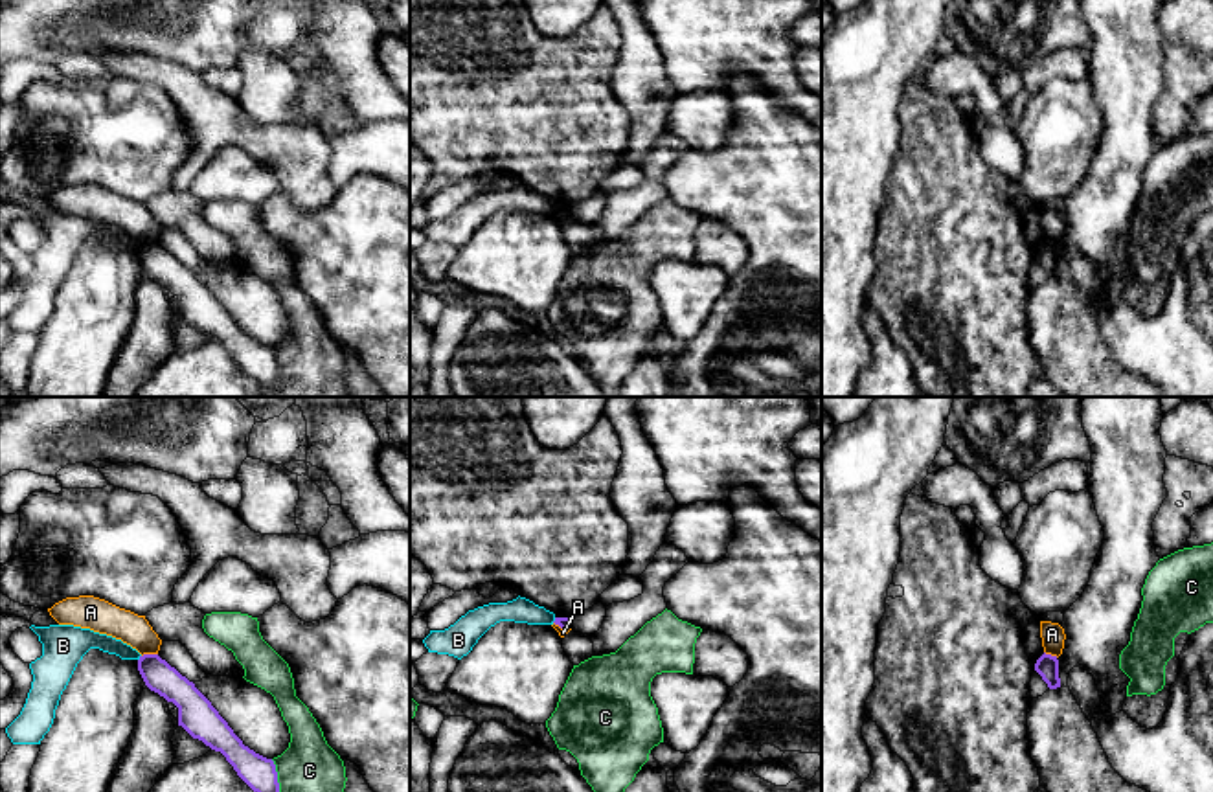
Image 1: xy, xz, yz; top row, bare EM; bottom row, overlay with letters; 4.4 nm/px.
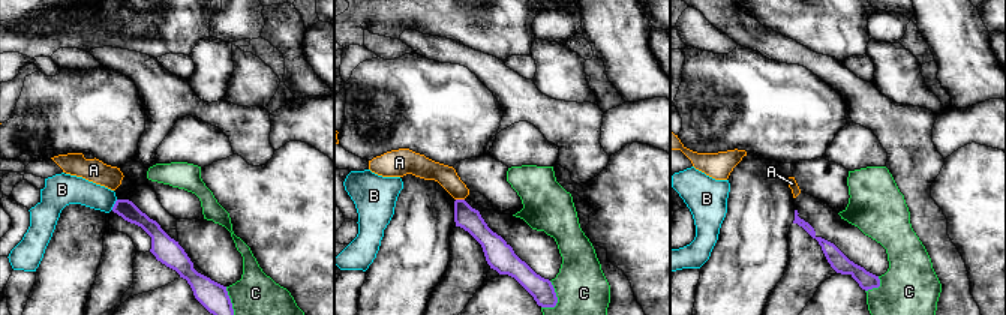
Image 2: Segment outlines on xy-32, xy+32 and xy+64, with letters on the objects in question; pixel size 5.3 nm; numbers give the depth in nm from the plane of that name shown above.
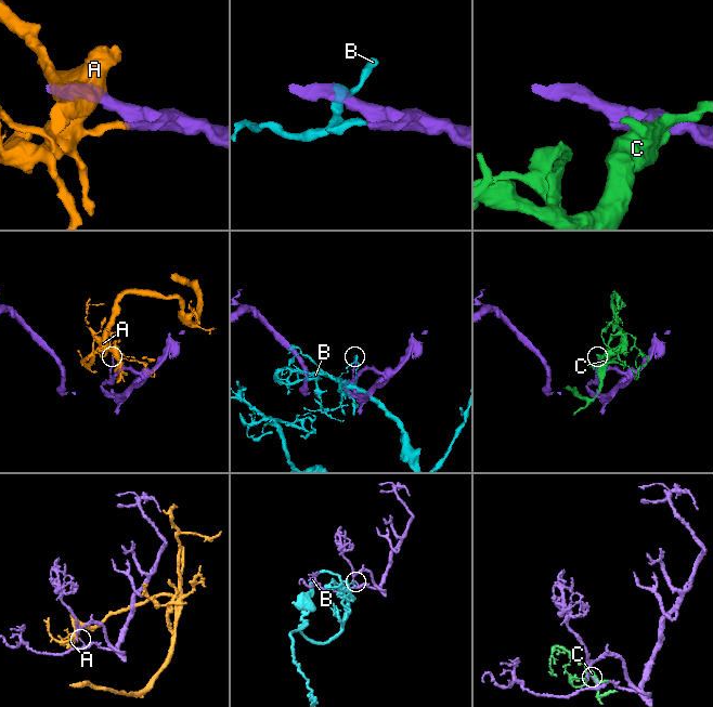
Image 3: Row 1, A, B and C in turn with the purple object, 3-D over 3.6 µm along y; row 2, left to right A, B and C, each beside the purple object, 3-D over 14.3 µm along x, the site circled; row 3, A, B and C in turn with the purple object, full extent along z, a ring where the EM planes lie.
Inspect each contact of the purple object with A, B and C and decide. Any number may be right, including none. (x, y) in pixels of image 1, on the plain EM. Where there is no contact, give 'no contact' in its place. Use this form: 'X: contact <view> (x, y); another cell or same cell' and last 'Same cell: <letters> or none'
A: contact xy (149, 243); another cell
B: contact xy (140, 247); another cell
C: contact xy (276, 368); another cell
Same cell: none

